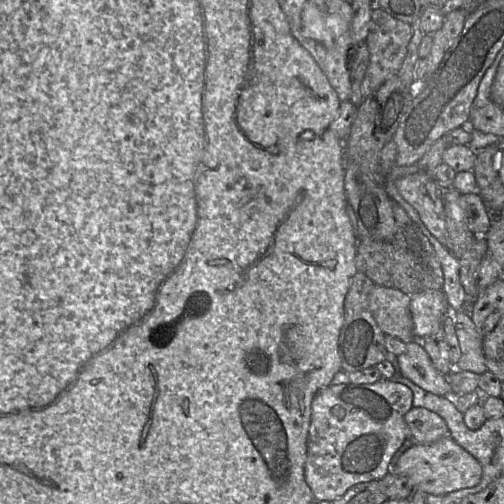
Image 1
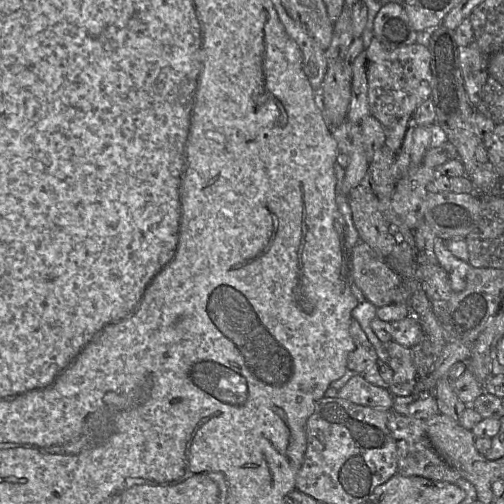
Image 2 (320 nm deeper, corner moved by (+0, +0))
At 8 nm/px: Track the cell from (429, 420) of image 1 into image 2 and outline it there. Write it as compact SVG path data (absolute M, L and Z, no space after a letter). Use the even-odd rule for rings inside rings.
M390 411L388 428L397 446L397 473L402 476L421 476L427 479L456 483L461 475L435 451L427 434L425 420Z

